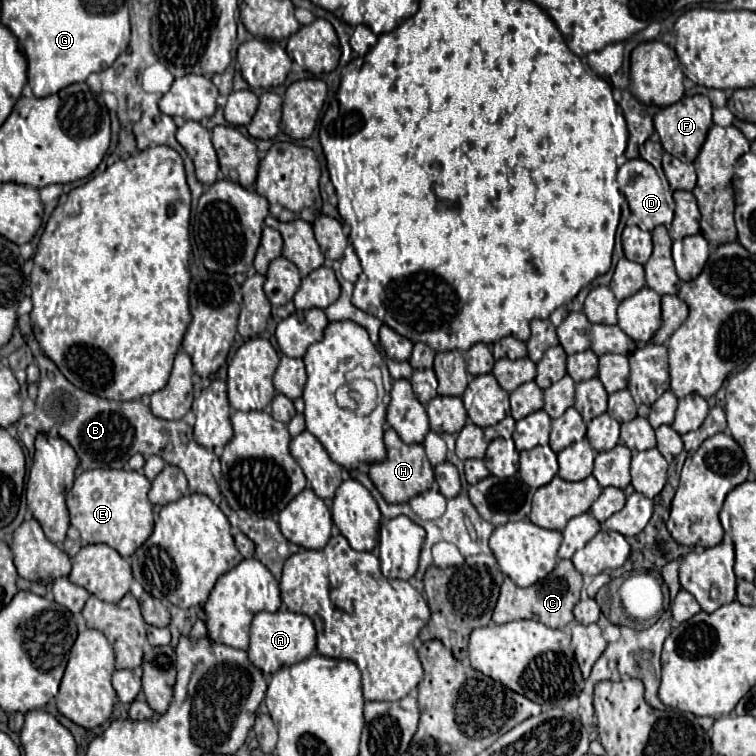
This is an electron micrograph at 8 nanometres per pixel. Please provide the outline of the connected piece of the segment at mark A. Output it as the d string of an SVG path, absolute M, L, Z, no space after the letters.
M279 610L279 612L259 612L253 618L251 632L249 632L249 660L265 674L271 676L283 666L297 664L299 660L305 660L315 652L315 628L309 616L305 614L295 614L289 610Z

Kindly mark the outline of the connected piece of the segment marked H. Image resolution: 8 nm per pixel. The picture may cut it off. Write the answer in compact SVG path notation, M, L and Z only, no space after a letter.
M387 428L385 430L385 448L387 448L387 458L381 462L369 464L369 478L387 502L391 502L391 504L407 502L407 500L411 500L411 496L417 496L419 492L425 492L427 488L431 488L433 466L427 460L425 448L421 444L405 444L393 428Z

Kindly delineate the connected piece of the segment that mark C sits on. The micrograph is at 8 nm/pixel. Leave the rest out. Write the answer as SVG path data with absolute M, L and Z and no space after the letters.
M559 560L555 570L545 580L529 588L519 588L509 578L505 578L501 586L501 596L493 610L493 622L505 624L505 622L523 620L523 618L537 618L541 624L549 628L565 628L575 618L573 606L579 602L581 588L583 588L583 576L575 570L571 560Z

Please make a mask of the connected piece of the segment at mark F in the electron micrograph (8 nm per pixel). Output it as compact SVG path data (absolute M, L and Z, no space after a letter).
M683 96L677 104L671 104L671 106L665 106L661 108L655 118L653 118L653 124L655 124L655 131L659 135L660 143L665 152L669 152L671 156L679 158L679 160L687 160L687 162L693 162L707 138L707 132L709 128L713 126L713 120L711 120L711 102L707 96Z

